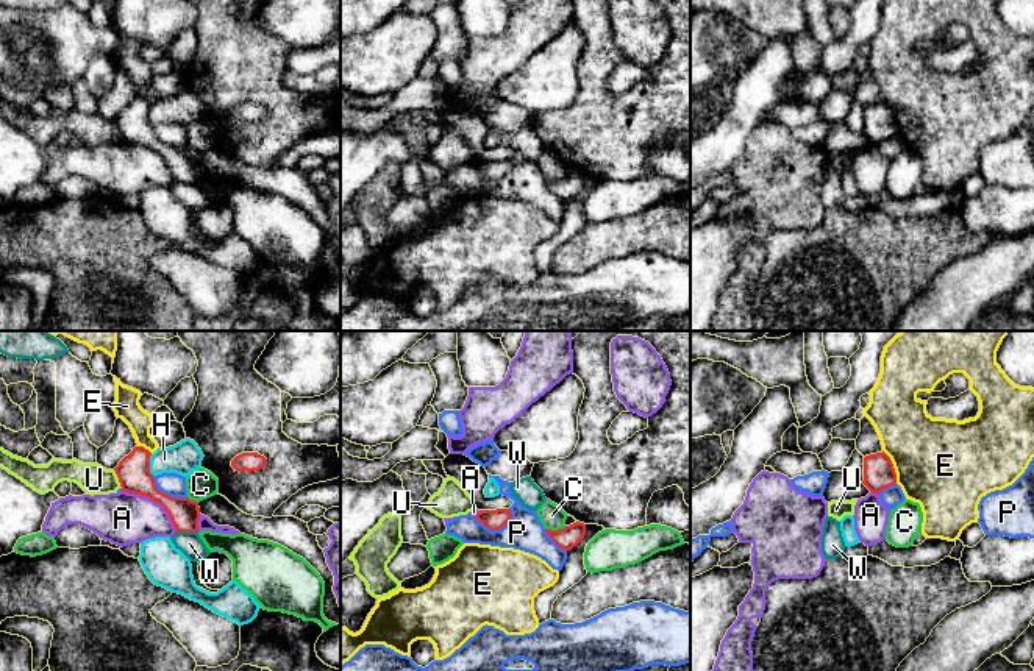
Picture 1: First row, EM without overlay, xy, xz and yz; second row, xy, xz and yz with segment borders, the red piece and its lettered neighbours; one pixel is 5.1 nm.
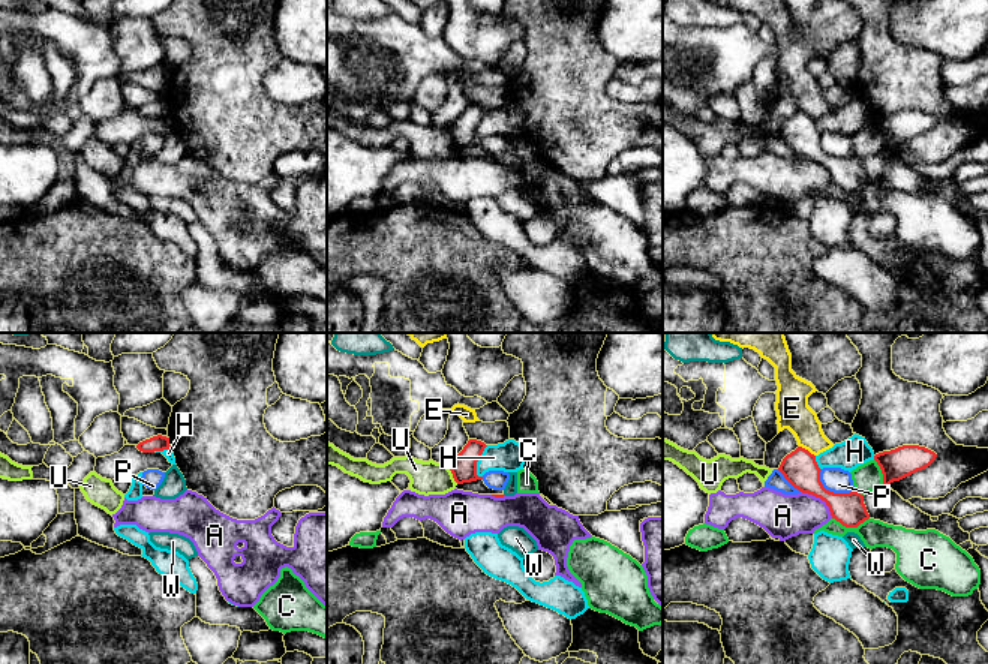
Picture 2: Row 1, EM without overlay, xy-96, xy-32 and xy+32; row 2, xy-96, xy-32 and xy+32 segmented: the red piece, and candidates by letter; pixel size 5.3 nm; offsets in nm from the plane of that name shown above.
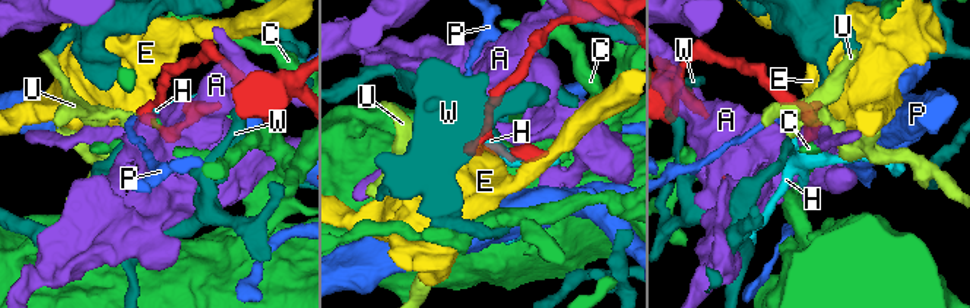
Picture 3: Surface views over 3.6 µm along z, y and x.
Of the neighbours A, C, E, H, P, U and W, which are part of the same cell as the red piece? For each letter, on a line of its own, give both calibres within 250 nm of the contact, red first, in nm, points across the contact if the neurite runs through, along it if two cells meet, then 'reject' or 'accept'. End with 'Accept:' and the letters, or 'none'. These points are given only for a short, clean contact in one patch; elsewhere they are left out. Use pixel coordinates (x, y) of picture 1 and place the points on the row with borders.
A: 170 nm thick on the red side, 280 nm on the other; reject
C: 120 nm thick on the red side, 120 nm on the other; reject
E: 160 nm thick on the red side, 460 nm on the other; border along yz (883, 450), (892, 464), (897, 482); reject
H: 170 nm thick on the red side, 160 nm on the other; reject
P: 110 nm thick on the red side, 190 nm on the other; reject
U: 170 nm thick on the red side, 160 nm on the other; border along xy (113, 470), (122, 487); reject
W: 160 nm thick on the red side, 120 nm on the other; reject
Accept: none

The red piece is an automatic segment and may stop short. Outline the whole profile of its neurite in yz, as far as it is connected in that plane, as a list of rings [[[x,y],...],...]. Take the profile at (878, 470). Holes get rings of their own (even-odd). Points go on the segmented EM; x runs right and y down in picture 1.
[[[884,451],[864,457],[862,484],[876,495],[897,484],[893,463]]]

